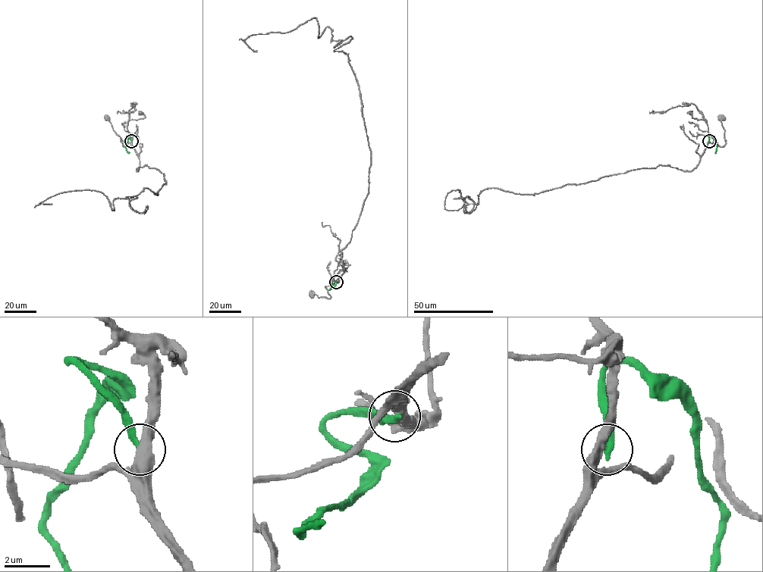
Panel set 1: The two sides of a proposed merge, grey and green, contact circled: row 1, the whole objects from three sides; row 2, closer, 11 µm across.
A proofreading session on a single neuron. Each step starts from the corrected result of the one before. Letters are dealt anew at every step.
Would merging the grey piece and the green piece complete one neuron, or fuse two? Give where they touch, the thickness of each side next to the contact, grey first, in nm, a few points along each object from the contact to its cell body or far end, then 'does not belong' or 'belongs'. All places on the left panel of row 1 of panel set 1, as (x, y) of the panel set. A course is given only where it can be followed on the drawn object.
place (131, 141); calibres 440 and 320 nm; course grey (131, 142), (122, 142), (120, 139), (124, 146), (124, 143), (107, 118); course green (131, 142), (127, 135), (130, 137), (124, 146), (130, 152); does not belong

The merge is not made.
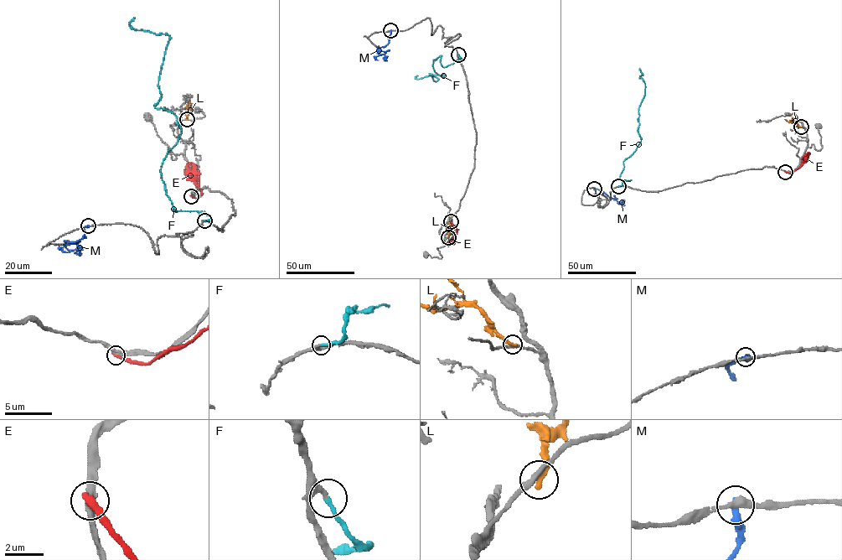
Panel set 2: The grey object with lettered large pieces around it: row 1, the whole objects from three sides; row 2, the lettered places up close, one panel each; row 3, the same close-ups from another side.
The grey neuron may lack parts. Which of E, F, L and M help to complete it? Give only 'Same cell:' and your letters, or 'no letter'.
Same cell: F

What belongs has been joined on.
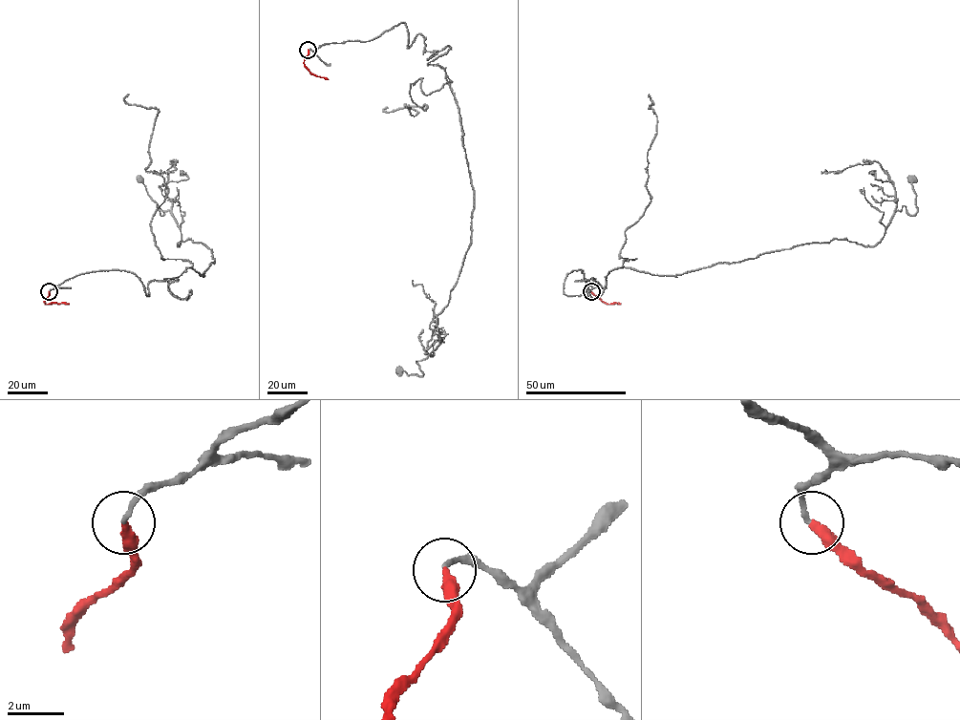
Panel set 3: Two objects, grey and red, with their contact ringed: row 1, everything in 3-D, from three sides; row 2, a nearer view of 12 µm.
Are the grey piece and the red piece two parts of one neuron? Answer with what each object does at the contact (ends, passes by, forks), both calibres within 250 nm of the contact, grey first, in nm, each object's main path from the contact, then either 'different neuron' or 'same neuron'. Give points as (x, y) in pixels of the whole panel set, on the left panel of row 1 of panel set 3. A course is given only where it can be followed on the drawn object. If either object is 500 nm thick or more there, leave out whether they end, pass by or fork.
grey ends | red ends | 160/360 nm | grey via (49, 292), (118, 269), (191, 294), (168, 281), (210, 249), (178, 246), (140, 180) | red via (49, 292), (46, 304), (69, 304) | same neuron

